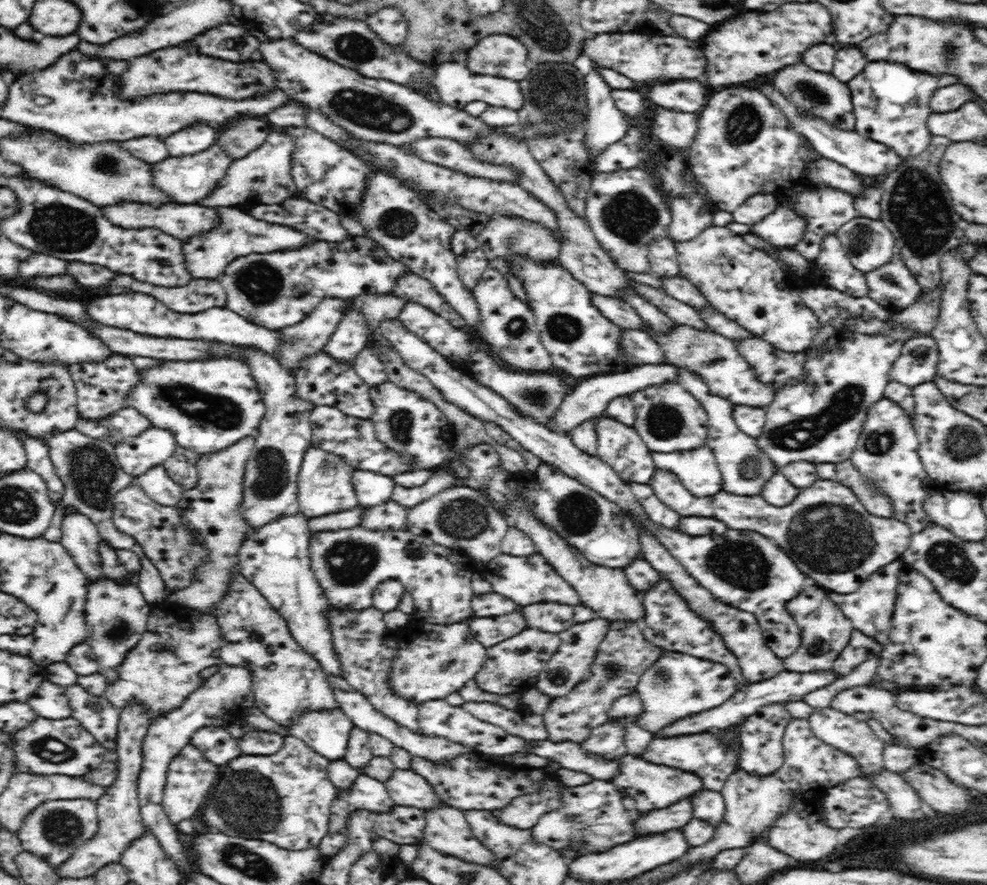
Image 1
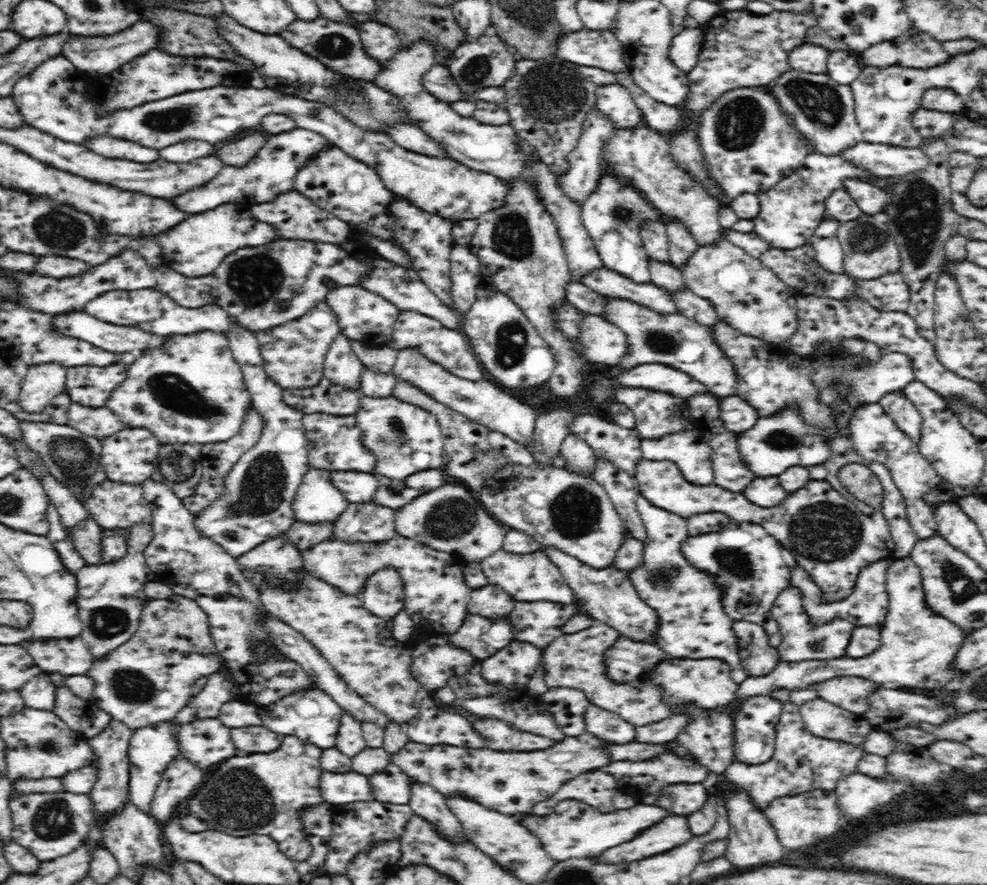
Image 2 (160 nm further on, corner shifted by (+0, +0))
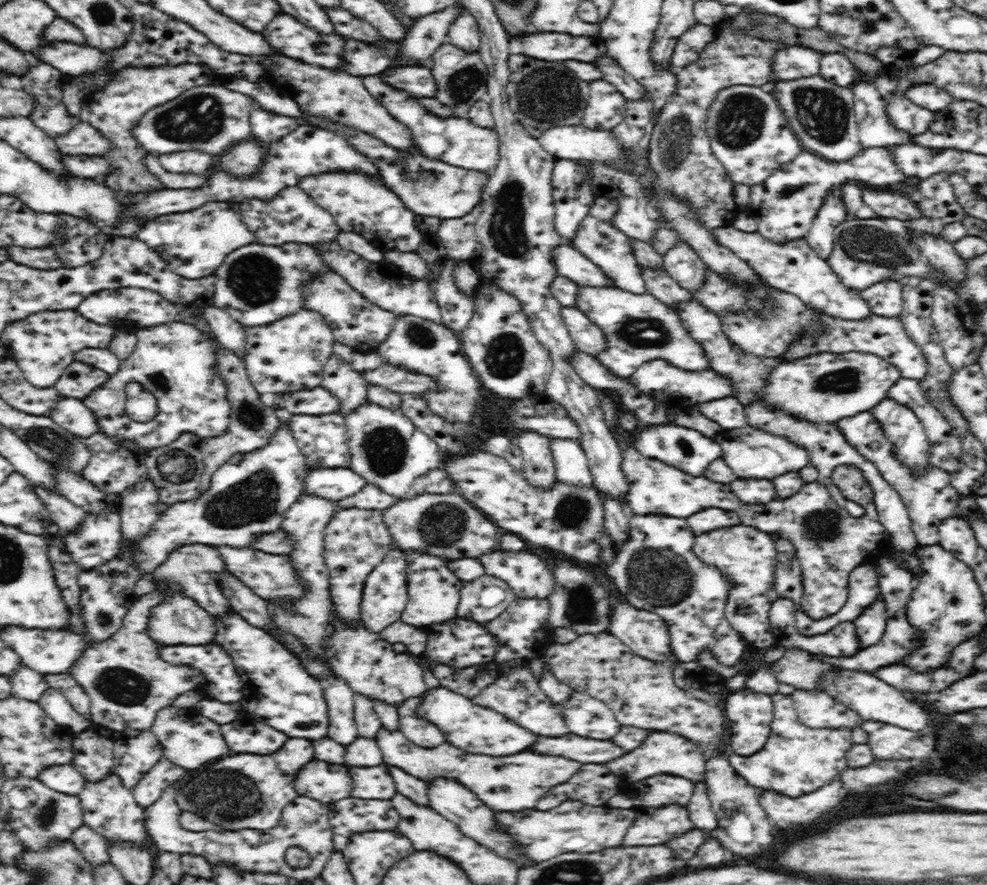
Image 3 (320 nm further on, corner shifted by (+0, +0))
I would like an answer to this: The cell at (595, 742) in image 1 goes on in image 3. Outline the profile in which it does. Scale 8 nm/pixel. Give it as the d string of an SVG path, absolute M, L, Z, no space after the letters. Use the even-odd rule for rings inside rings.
M382 726L378 729L375 741L383 754L383 762L406 771L426 782L432 778L444 777L454 779L480 798L492 810L526 810L534 808L536 802L556 784L568 782L570 776L578 772L582 764L566 760L562 756L538 756L532 752L518 752L514 756L480 756L470 754L447 742L434 748L422 748L410 742L399 730L390 731Z

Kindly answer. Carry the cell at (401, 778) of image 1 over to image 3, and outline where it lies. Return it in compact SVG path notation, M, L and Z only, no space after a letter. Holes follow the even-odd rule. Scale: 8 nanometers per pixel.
M384 762L378 766L348 767L348 769L352 779L350 797L391 800L392 796L398 792L387 764Z

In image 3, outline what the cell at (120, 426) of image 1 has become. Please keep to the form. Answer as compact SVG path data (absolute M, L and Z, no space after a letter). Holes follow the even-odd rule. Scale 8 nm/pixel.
M63 397L56 402L55 409L49 416L58 426L65 428L68 432L80 437L89 437L98 433L98 425L90 409L83 402Z

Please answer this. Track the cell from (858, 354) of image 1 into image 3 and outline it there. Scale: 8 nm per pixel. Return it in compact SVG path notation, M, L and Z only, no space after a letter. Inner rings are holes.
M752 426L738 428L738 430L728 430L722 432L722 438L718 440L724 454L724 462L734 470L736 476L740 478L774 478L786 472L796 472L800 468L809 465L810 455L801 446L792 444L785 436L770 436L766 432L760 432Z

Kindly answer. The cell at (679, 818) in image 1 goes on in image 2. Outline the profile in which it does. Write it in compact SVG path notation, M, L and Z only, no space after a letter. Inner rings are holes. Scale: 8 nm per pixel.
M564 800L560 802L552 814L548 816L526 816L522 820L522 826L526 826L536 838L540 838L544 850L554 860L568 860L578 856L600 856L604 850L632 840L642 828L648 828L650 824L666 818L668 812L665 808L638 804L630 810L616 810L616 812L604 812L600 814L596 808L578 802L578 800Z

